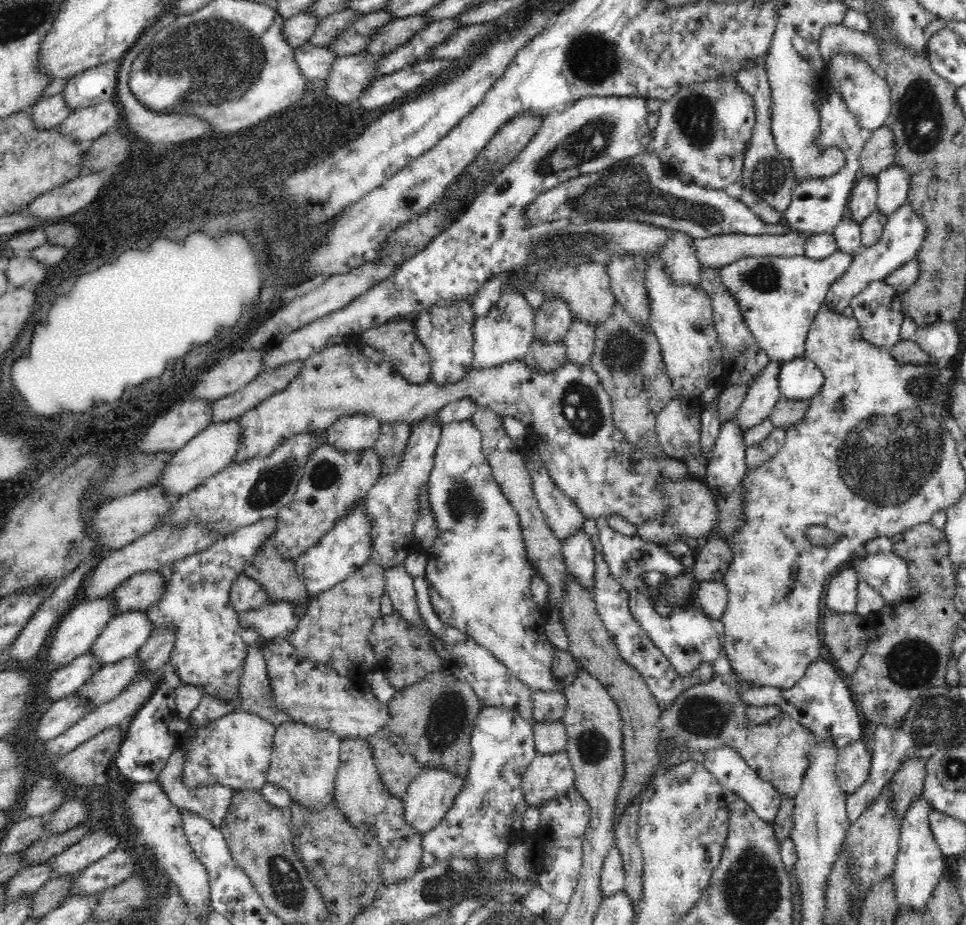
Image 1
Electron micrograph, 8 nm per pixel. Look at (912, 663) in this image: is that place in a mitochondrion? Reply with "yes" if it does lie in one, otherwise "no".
yes

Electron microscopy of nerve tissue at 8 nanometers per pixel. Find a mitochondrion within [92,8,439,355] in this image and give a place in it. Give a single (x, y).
(206, 64)

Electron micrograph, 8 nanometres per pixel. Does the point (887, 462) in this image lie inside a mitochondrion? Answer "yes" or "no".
yes

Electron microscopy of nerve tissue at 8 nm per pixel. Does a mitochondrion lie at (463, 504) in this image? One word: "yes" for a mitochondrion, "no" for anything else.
yes

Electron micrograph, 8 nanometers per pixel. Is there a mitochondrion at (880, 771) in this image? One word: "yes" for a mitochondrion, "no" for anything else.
no

